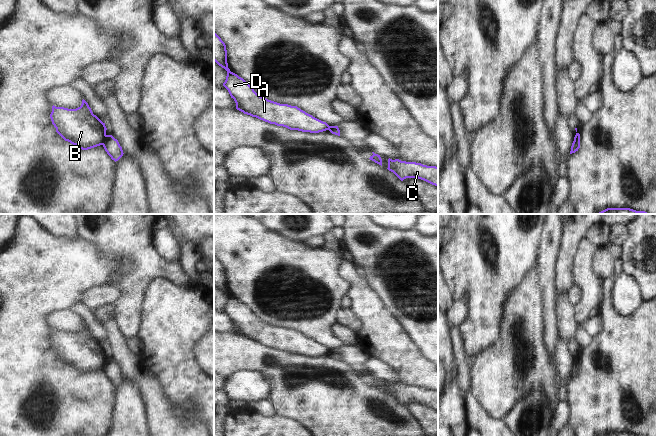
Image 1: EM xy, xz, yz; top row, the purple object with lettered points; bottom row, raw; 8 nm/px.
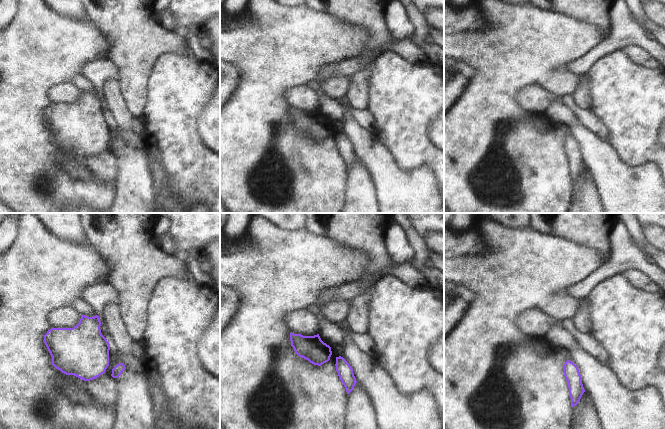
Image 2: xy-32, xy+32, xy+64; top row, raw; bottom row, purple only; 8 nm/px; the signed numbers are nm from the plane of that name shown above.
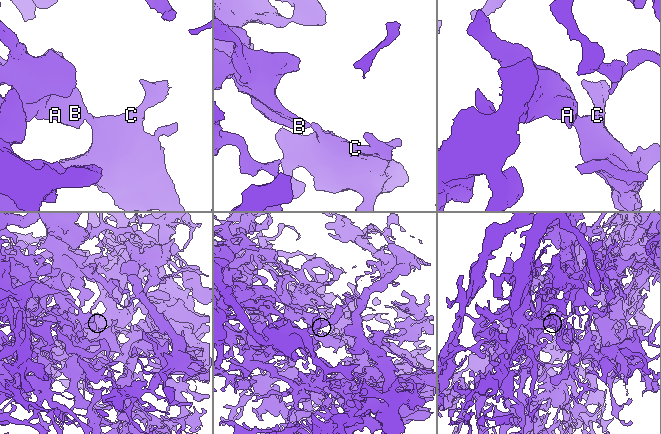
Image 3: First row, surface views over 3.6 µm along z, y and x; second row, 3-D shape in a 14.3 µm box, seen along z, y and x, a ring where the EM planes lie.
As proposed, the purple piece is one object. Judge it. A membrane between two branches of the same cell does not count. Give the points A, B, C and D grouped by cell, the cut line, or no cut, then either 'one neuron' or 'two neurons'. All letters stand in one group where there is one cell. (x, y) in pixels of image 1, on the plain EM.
A B D / C; cut in xy along (106, 359), (102, 368); two neurons

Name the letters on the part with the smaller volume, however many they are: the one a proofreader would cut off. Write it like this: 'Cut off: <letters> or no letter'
Cut off: C.

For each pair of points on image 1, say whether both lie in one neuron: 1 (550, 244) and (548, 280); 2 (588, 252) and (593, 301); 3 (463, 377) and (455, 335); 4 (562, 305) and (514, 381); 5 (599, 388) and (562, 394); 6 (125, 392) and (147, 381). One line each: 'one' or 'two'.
1: one
2: one
3: one
4: two
5: two
6: two

